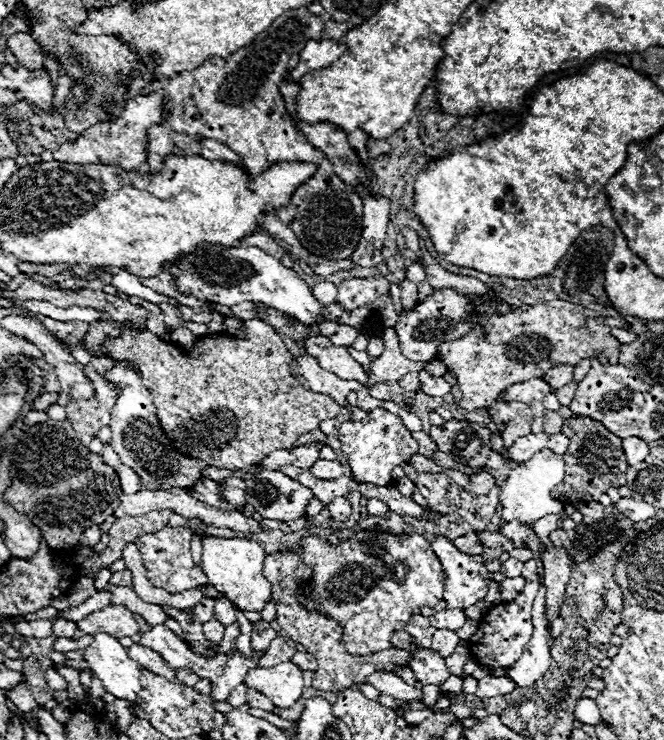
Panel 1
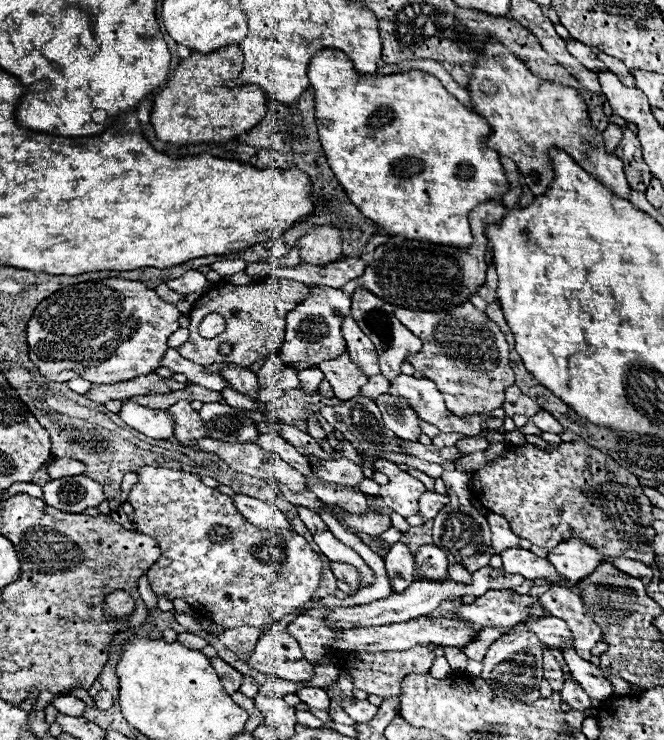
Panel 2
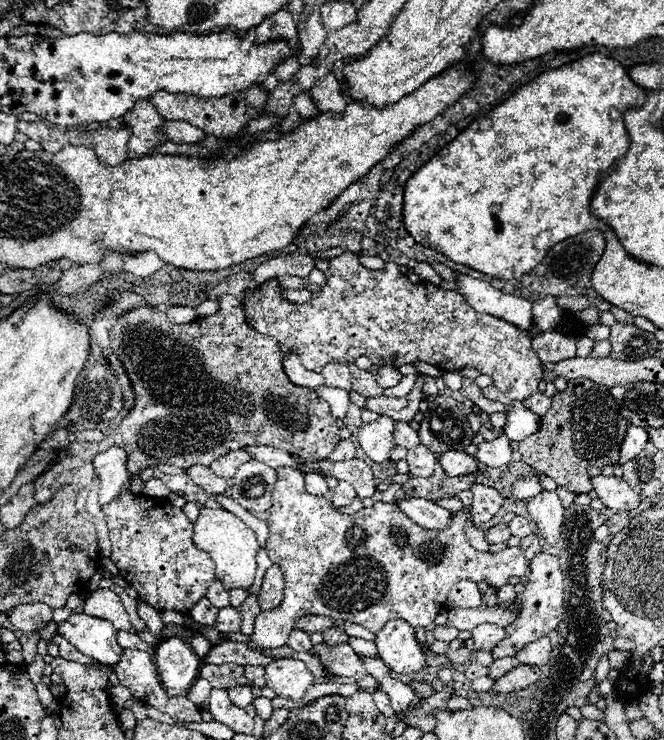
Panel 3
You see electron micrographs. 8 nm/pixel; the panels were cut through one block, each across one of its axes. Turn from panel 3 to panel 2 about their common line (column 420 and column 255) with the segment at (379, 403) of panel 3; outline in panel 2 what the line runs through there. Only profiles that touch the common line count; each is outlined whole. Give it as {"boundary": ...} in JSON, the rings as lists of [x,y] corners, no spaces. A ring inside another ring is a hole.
{"boundary":[[[230,364],[230,366],[224,366],[222,368],[222,376],[234,384],[234,388],[240,392],[240,394],[246,394],[250,396],[252,400],[258,402],[258,386],[256,386],[256,376],[252,376],[254,372],[250,372],[248,368],[240,368],[236,364]]]}

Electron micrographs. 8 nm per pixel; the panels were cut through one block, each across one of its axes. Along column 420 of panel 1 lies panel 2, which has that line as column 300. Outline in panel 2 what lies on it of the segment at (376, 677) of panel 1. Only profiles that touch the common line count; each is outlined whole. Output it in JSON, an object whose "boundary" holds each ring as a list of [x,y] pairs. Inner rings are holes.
{"boundary":[[[306,686],[306,688],[298,690],[298,696],[300,696],[300,700],[304,704],[308,704],[312,708],[318,708],[318,710],[328,710],[330,708],[330,698],[328,698],[328,694],[322,688]]]}

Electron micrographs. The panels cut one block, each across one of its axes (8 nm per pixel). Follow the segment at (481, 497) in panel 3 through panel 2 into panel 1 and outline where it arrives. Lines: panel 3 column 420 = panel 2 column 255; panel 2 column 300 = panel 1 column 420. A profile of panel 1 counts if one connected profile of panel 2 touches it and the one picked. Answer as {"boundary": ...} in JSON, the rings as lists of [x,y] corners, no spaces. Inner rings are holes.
{"boundary":[[[364,530],[364,532],[352,534],[348,540],[342,540],[340,546],[336,546],[336,548],[332,548],[326,540],[320,540],[320,538],[316,538],[316,536],[310,536],[310,538],[304,538],[304,546],[302,546],[302,548],[298,548],[298,544],[294,544],[294,546],[290,548],[290,552],[296,552],[308,566],[314,568],[312,584],[310,584],[304,592],[300,592],[300,602],[302,602],[308,610],[310,610],[310,608],[316,608],[316,610],[320,610],[320,612],[324,612],[324,614],[328,614],[328,616],[332,616],[332,618],[336,618],[336,620],[340,620],[340,622],[344,624],[344,642],[346,642],[348,654],[352,654],[352,656],[368,656],[368,654],[374,654],[374,652],[392,648],[392,644],[390,644],[392,632],[404,630],[404,628],[408,626],[412,614],[416,614],[422,606],[432,606],[432,608],[434,608],[434,606],[442,600],[442,594],[444,594],[444,592],[442,592],[442,590],[444,590],[444,586],[442,586],[442,566],[440,566],[436,554],[432,552],[430,544],[428,544],[422,536],[418,536],[418,534],[392,536],[392,534],[378,534],[378,532],[366,532],[366,530]]]}

